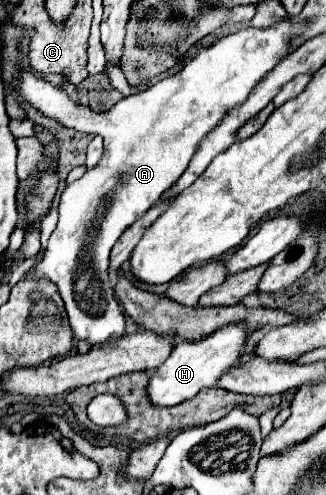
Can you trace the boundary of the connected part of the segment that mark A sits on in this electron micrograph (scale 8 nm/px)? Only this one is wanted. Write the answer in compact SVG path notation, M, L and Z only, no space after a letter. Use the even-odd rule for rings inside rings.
M288 16L266 30L246 28L228 34L202 50L174 76L156 82L146 92L122 98L106 112L94 112L88 106L72 102L62 86L54 86L28 68L22 72L16 92L24 102L66 128L96 132L104 138L100 162L86 170L80 180L64 188L58 204L58 226L50 236L44 260L36 266L36 276L50 278L58 286L76 340L86 340L90 346L104 346L110 338L124 336L124 312L114 300L108 278L108 256L112 246L122 232L152 208L182 176L200 140L230 108L246 100L266 72L290 54L290 38L300 34L304 26L304 22L294 24ZM80 268L92 270L92 280L98 282L98 288L84 300L78 298L74 290Z

